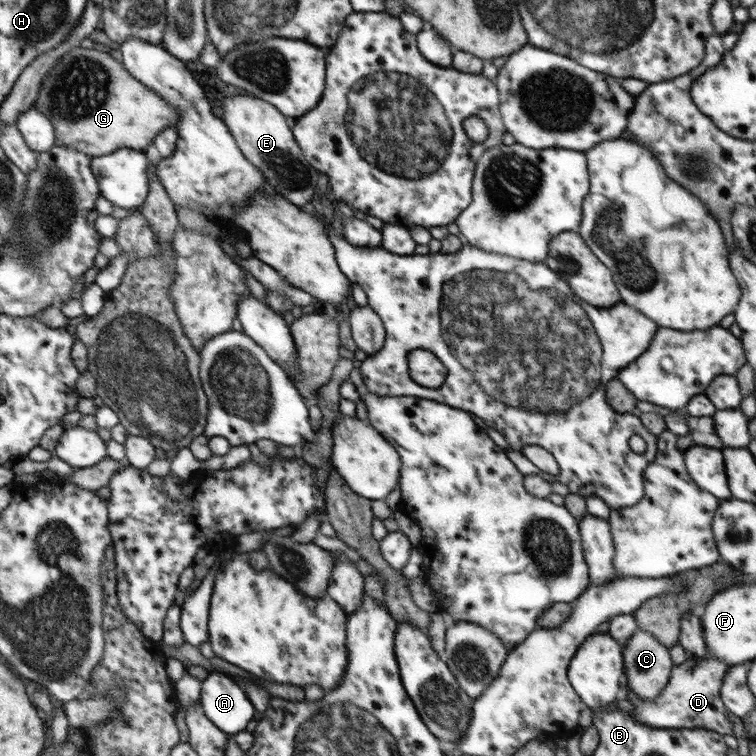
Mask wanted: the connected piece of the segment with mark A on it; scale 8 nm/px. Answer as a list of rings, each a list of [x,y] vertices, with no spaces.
[[[210,672],[202,681],[200,702],[204,715],[228,736],[246,731],[246,727],[256,714],[244,689],[222,672]]]

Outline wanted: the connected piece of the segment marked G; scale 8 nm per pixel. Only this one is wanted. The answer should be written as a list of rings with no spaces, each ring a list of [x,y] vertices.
[[[99,46],[93,49],[74,48],[58,59],[58,64],[54,64],[54,68],[42,80],[38,98],[33,104],[54,125],[56,145],[72,147],[91,157],[104,156],[121,148],[146,151],[158,132],[176,128],[180,122],[180,113],[170,101],[126,72],[123,64]]]

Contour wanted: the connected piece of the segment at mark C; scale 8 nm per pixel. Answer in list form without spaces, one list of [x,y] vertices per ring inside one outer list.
[[[636,627],[634,634],[630,635],[628,645],[623,647],[623,660],[625,673],[628,674],[627,681],[623,682],[625,688],[632,688],[631,692],[640,701],[654,701],[662,692],[662,688],[668,684],[671,670],[675,665],[672,662],[669,648],[660,643],[650,632]]]

